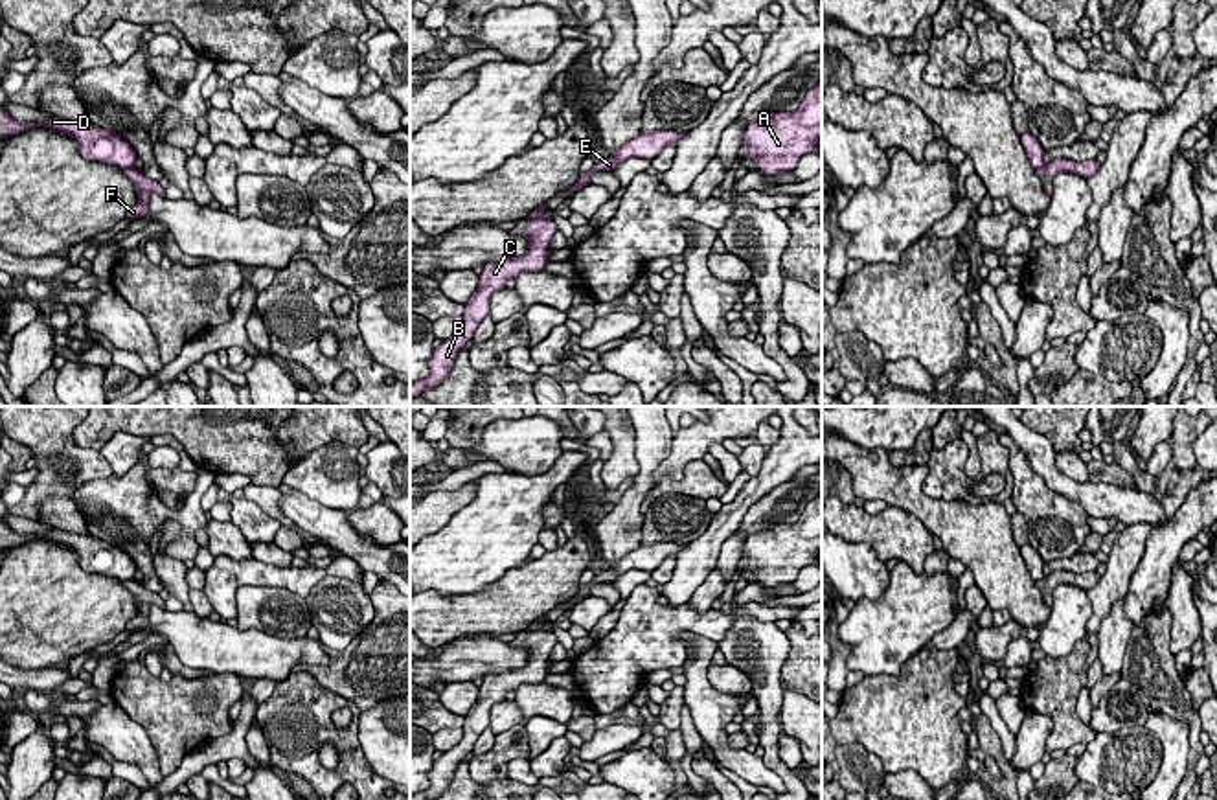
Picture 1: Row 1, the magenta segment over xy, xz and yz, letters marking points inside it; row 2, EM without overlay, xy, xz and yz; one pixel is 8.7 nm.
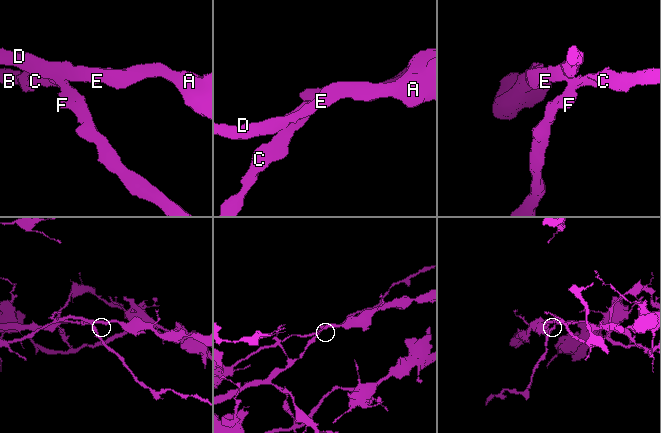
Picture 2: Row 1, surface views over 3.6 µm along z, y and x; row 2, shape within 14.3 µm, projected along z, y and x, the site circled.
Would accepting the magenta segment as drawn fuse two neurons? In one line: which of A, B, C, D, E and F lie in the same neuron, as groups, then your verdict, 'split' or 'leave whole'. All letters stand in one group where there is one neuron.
groups A D E / B C F; split

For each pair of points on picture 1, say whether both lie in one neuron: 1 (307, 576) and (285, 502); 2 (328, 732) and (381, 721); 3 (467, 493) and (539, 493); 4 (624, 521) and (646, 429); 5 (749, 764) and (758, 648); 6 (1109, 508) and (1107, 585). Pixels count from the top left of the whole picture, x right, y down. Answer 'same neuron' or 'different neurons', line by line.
1: different neurons
2: different neurons
3: different neurons
4: same neuron
5: different neurons
6: different neurons

